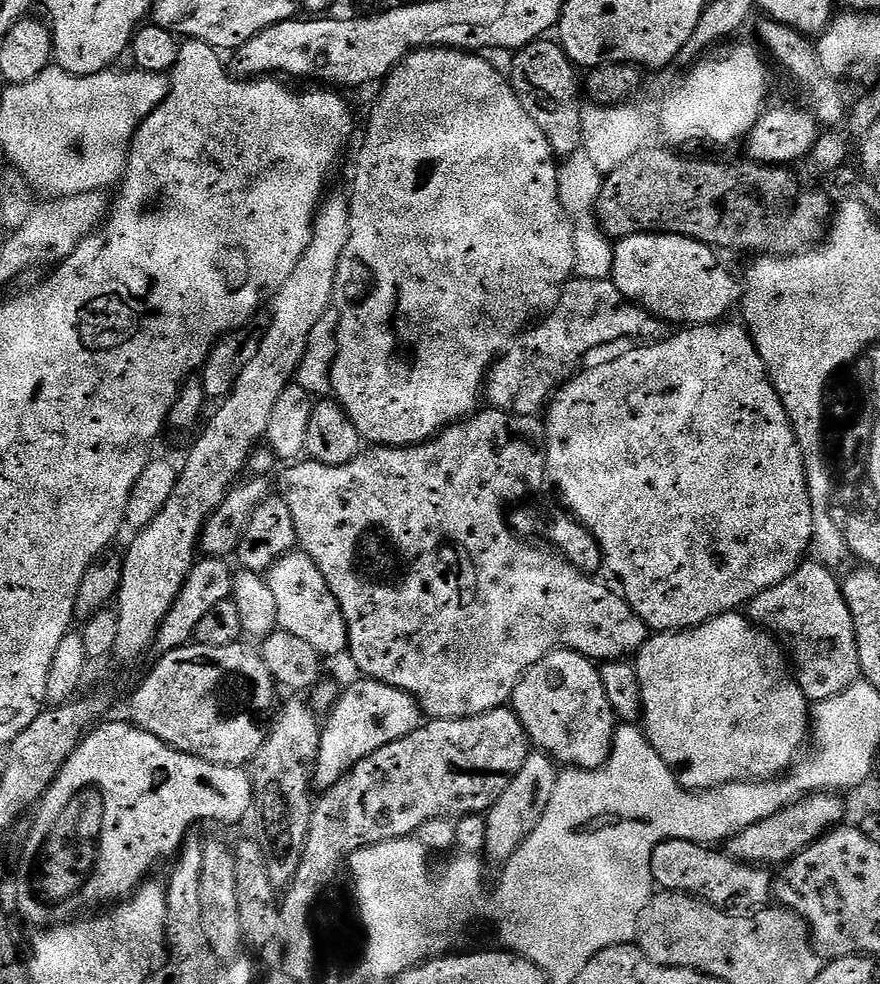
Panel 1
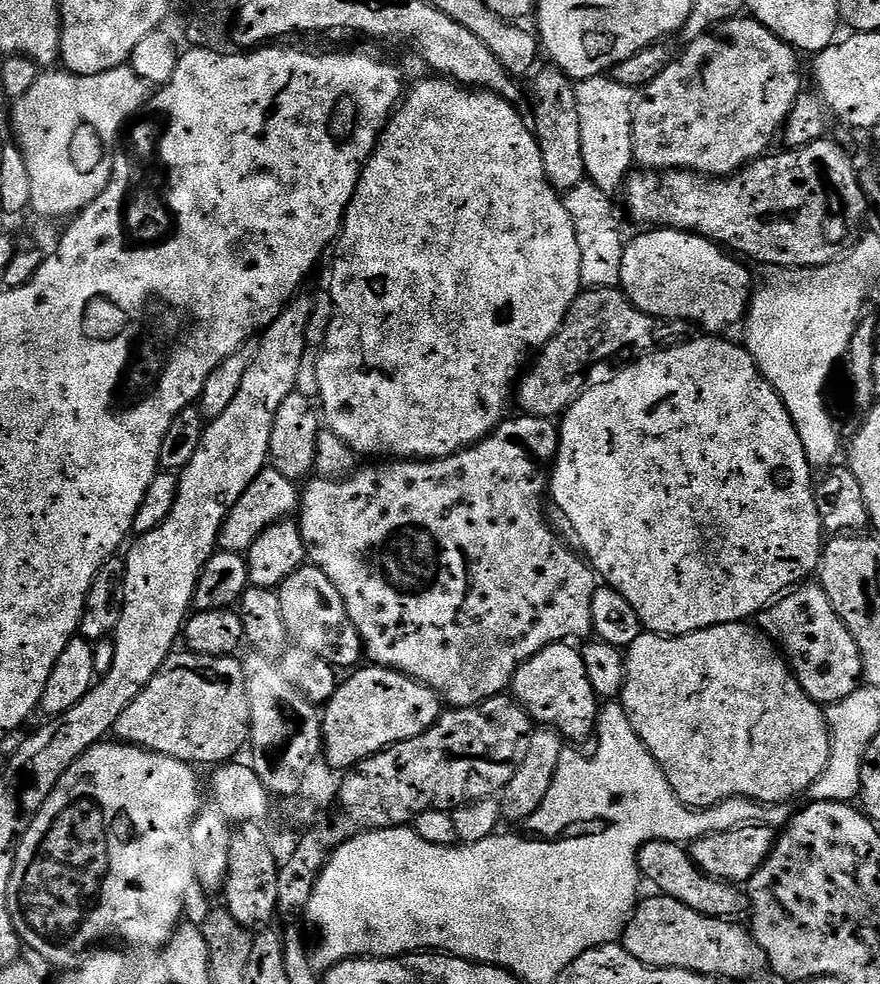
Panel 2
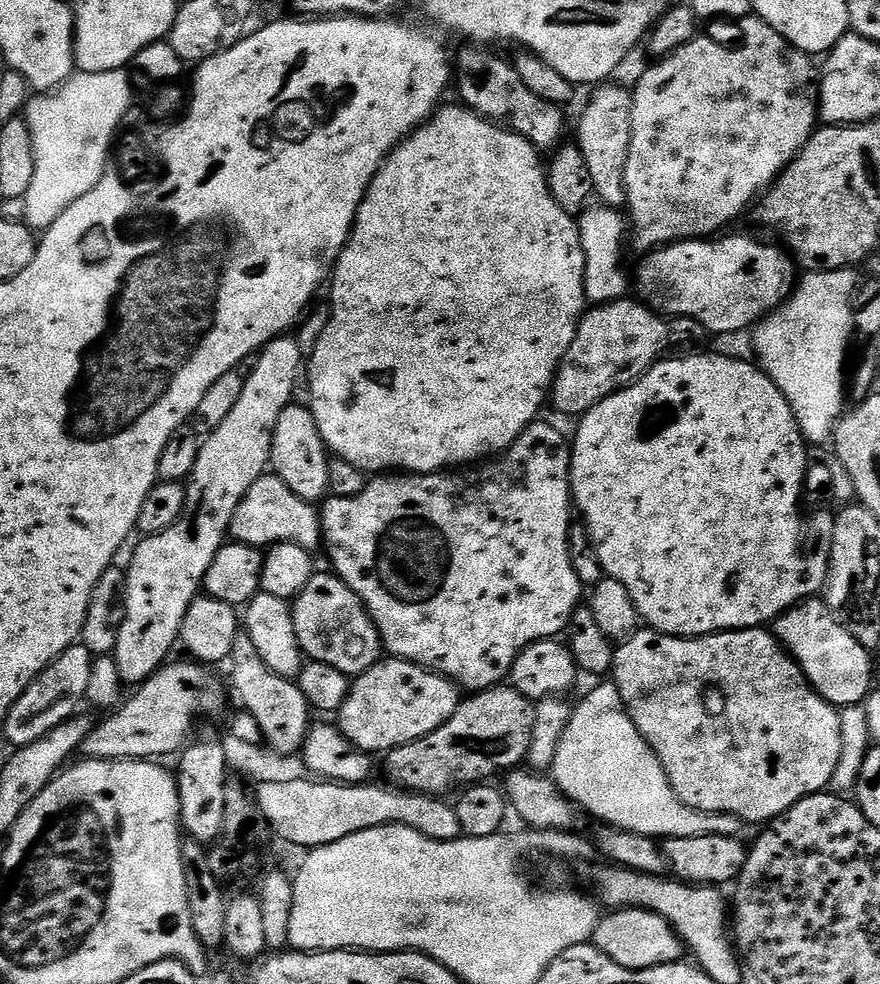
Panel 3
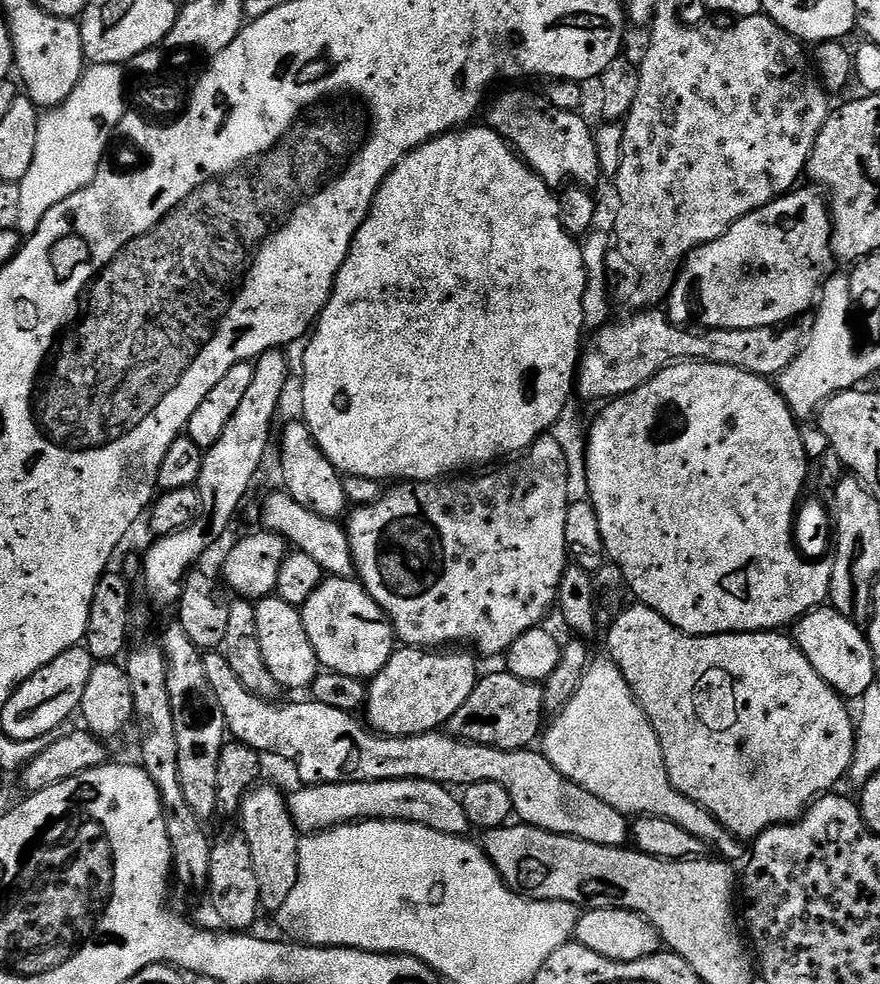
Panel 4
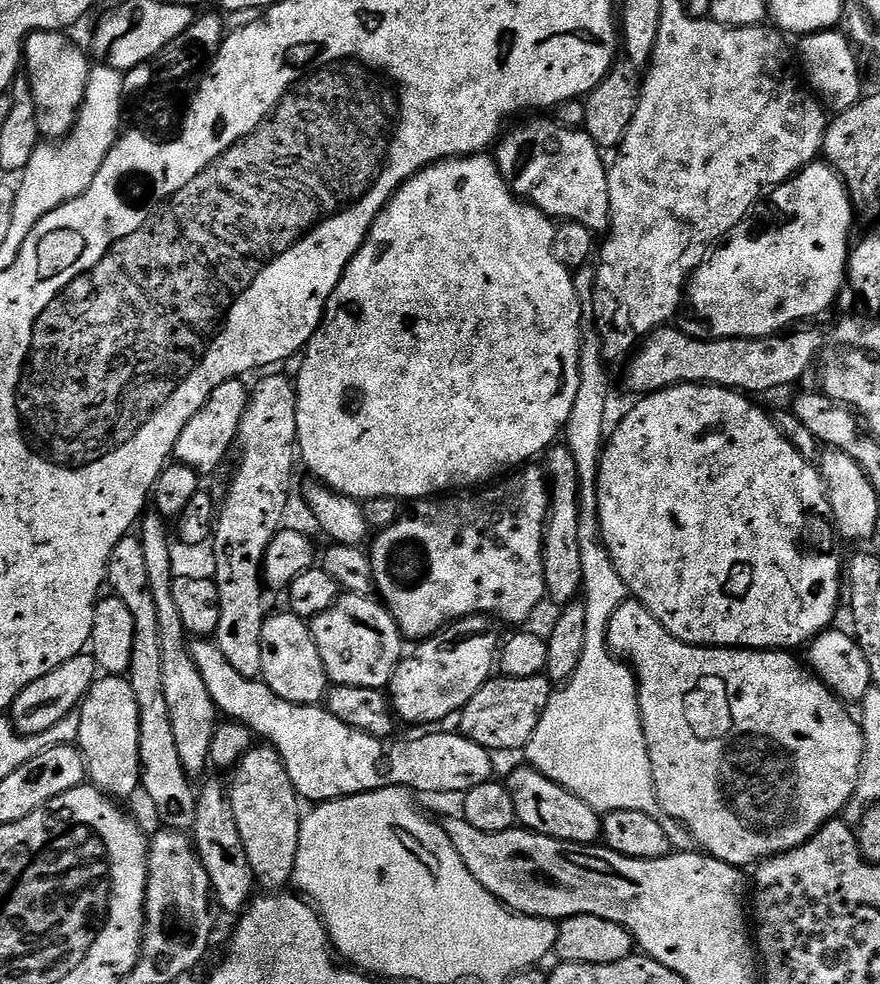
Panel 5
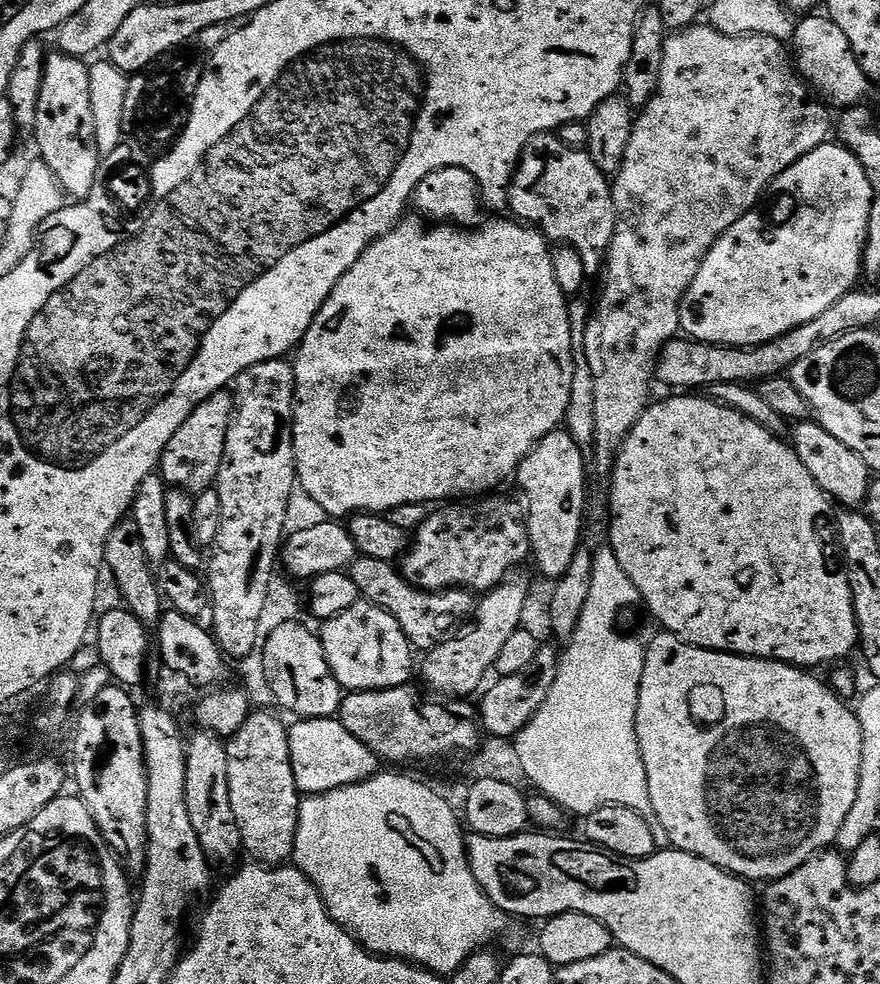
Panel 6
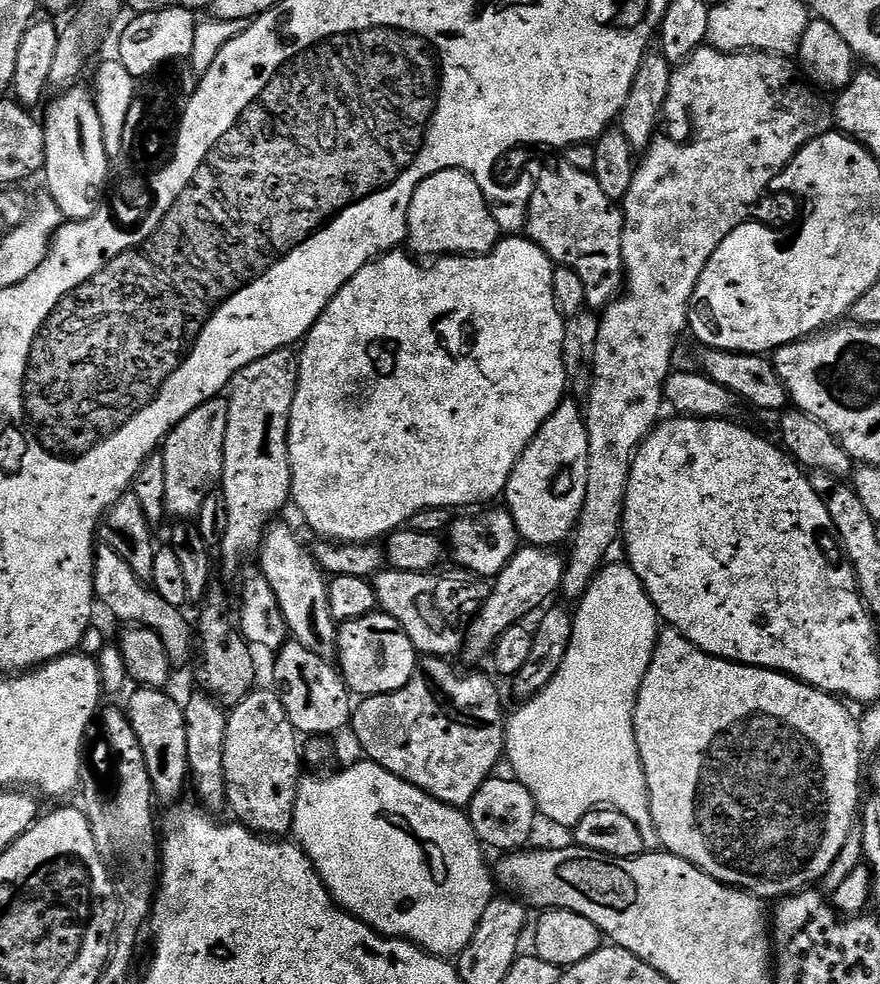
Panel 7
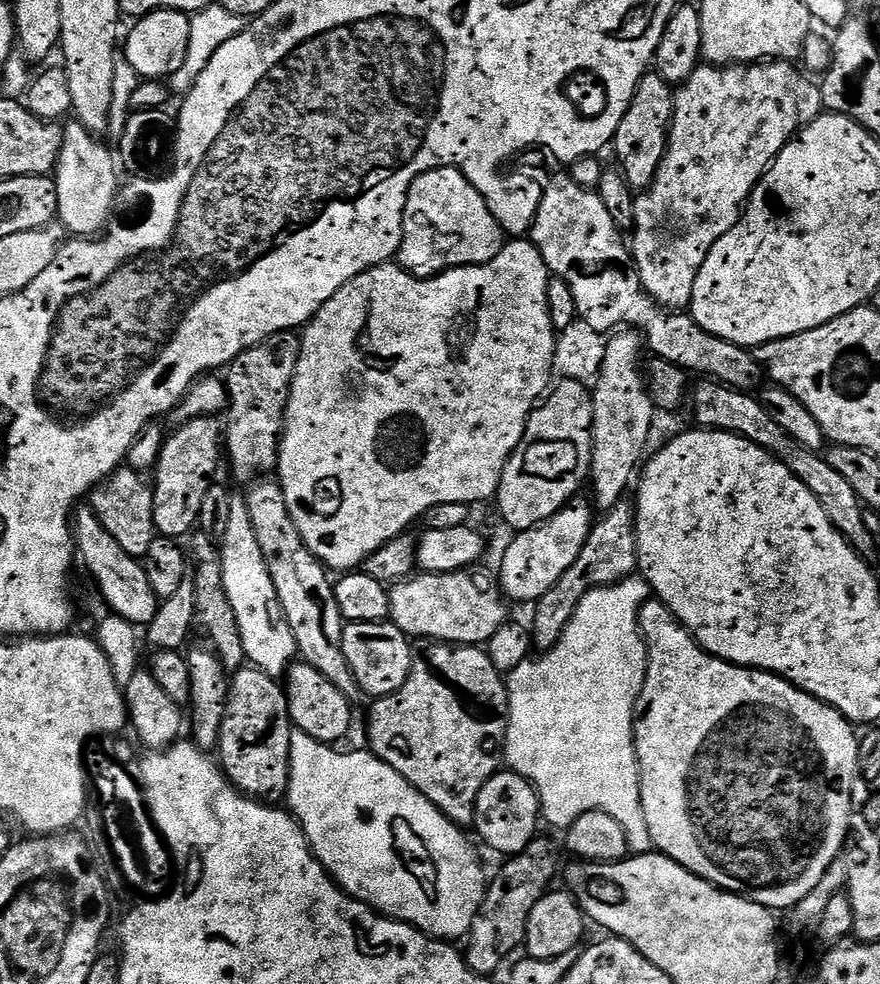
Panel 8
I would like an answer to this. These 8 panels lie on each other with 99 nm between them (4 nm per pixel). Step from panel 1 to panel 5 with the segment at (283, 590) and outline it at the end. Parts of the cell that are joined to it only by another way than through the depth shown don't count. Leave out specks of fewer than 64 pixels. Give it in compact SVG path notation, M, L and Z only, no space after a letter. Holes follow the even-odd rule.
M341 595L340 599L334 602L334 606L330 606L330 610L322 610L322 614L312 617L310 627L314 642L318 646L318 654L322 654L324 668L333 685L345 684L346 686L362 686L381 690L391 685L392 675L400 665L406 647L404 648L405 641L400 635L400 627L396 625L391 612L379 599L372 596Z

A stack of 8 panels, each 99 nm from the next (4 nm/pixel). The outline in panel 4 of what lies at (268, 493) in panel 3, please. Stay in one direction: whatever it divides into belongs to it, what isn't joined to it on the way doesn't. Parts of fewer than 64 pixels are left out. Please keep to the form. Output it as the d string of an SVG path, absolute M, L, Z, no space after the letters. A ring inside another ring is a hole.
M283 490L272 492L264 500L260 508L260 520L263 531L273 532L282 539L287 540L295 551L302 554L310 554L318 566L328 576L337 576L343 580L351 580L356 576L354 558L350 550L348 533L345 525L339 519L327 520L294 502L294 498Z

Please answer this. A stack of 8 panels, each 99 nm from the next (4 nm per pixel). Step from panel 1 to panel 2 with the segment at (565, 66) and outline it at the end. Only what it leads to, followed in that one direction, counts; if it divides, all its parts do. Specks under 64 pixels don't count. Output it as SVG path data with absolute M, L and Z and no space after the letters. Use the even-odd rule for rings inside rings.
M556 66L541 67L531 77L532 112L536 115L534 131L540 141L542 162L552 187L561 194L574 190L587 177L586 161L583 157L582 126L576 105L576 84L564 71Z

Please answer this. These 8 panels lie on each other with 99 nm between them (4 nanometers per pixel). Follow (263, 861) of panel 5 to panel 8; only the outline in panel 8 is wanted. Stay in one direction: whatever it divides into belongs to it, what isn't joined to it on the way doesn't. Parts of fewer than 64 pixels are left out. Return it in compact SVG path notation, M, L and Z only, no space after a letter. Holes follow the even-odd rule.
M245 666L231 677L228 705L222 718L218 763L240 793L261 802L280 802L288 795L290 738L294 731L288 713L288 693L259 668Z

